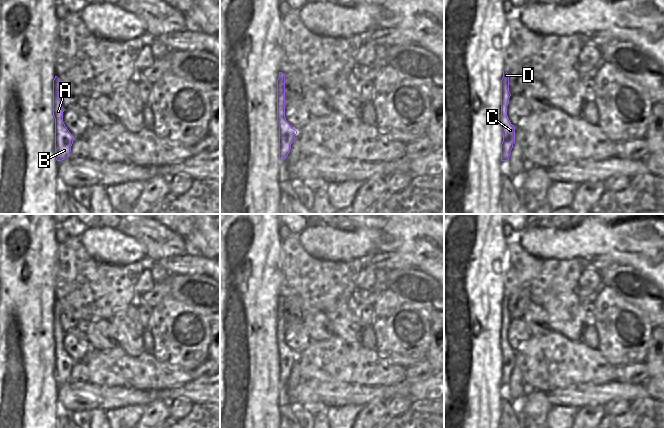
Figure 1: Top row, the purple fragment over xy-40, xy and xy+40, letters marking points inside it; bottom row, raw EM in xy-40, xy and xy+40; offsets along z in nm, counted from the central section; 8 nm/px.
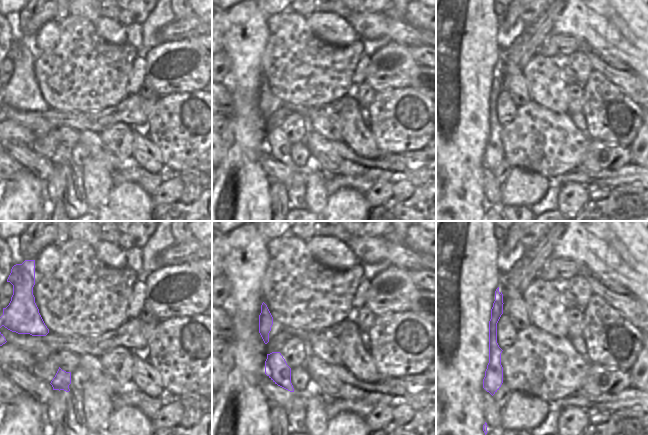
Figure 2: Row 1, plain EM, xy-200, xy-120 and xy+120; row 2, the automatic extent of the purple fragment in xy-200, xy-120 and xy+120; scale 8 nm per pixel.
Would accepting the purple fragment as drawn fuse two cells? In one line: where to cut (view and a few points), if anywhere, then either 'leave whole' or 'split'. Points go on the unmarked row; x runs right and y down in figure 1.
no cut | leave whole

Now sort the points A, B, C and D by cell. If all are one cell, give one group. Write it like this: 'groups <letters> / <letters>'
groups A B C D

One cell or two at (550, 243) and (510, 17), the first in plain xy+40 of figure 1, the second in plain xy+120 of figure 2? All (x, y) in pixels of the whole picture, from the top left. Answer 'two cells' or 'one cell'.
two cells

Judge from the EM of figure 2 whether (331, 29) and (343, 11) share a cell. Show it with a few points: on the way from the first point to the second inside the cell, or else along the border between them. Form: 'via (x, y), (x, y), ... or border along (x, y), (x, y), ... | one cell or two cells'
border along (330, 10), (345, 19) | two cells

